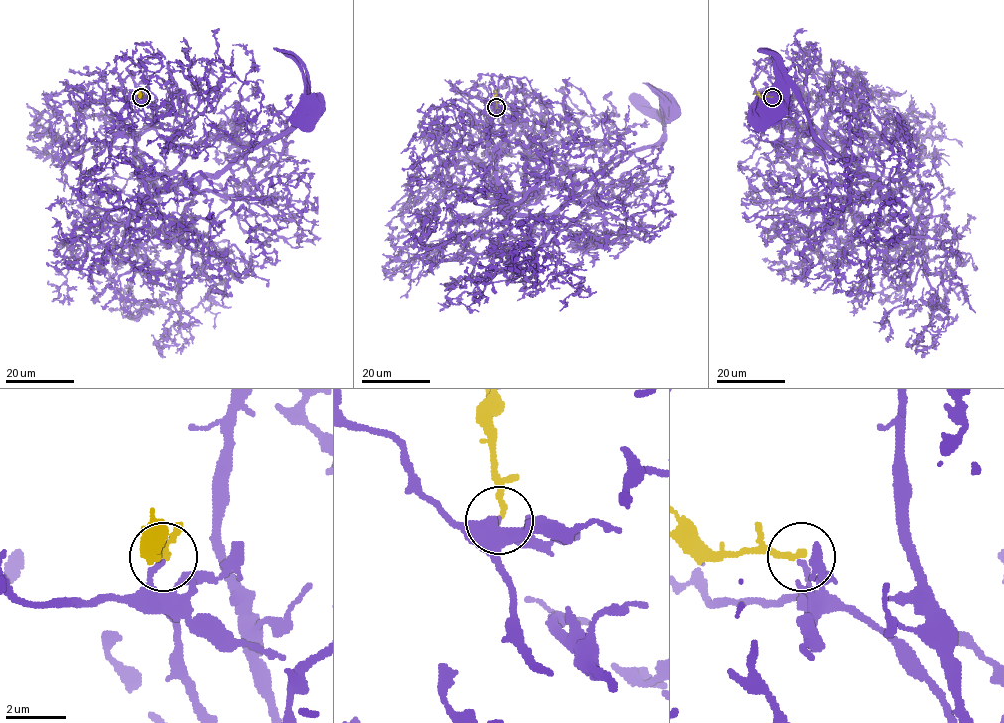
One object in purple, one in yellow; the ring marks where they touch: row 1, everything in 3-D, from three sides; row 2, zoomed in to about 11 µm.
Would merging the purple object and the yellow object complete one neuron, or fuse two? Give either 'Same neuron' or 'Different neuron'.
Same neuron

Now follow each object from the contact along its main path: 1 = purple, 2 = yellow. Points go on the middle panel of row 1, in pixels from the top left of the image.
1: (496, 108), (536, 150), (538, 185), (511, 212), (552, 214), (616, 158), (653, 145), (670, 101)
2: (496, 108), (494, 90)

